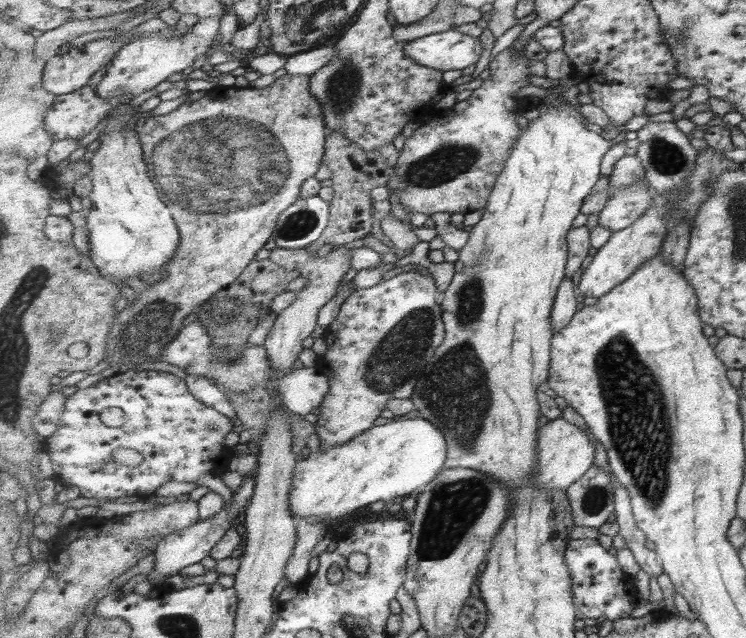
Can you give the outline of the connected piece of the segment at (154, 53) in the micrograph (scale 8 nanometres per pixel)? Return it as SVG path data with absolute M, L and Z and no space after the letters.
M221 17L200 19L192 31L174 38L156 34L127 43L114 56L105 78L96 86L97 94L101 98L113 98L123 94L139 96L165 82L169 76L177 75L189 66L197 67L205 52L218 38L222 26Z

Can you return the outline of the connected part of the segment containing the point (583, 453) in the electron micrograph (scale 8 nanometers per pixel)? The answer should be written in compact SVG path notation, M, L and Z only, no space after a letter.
M562 417L549 420L539 429L539 462L534 472L534 487L567 491L595 464L595 454L597 448L584 428Z

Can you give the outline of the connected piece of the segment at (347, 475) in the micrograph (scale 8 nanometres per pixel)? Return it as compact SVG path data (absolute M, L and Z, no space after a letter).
M421 416L406 418L405 420L392 419L384 425L377 425L366 430L355 440L335 446L331 450L322 450L309 453L298 460L294 470L293 488L290 490L290 509L296 520L303 520L306 516L316 516L323 522L343 518L363 506L383 500L388 505L397 496L407 497L417 489L424 489L445 468L447 462L447 438L443 431L437 428L430 420Z

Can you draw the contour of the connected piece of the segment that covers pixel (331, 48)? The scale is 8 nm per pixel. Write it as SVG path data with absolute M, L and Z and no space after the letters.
M336 43L288 57L285 70L297 76L312 76L337 56Z

